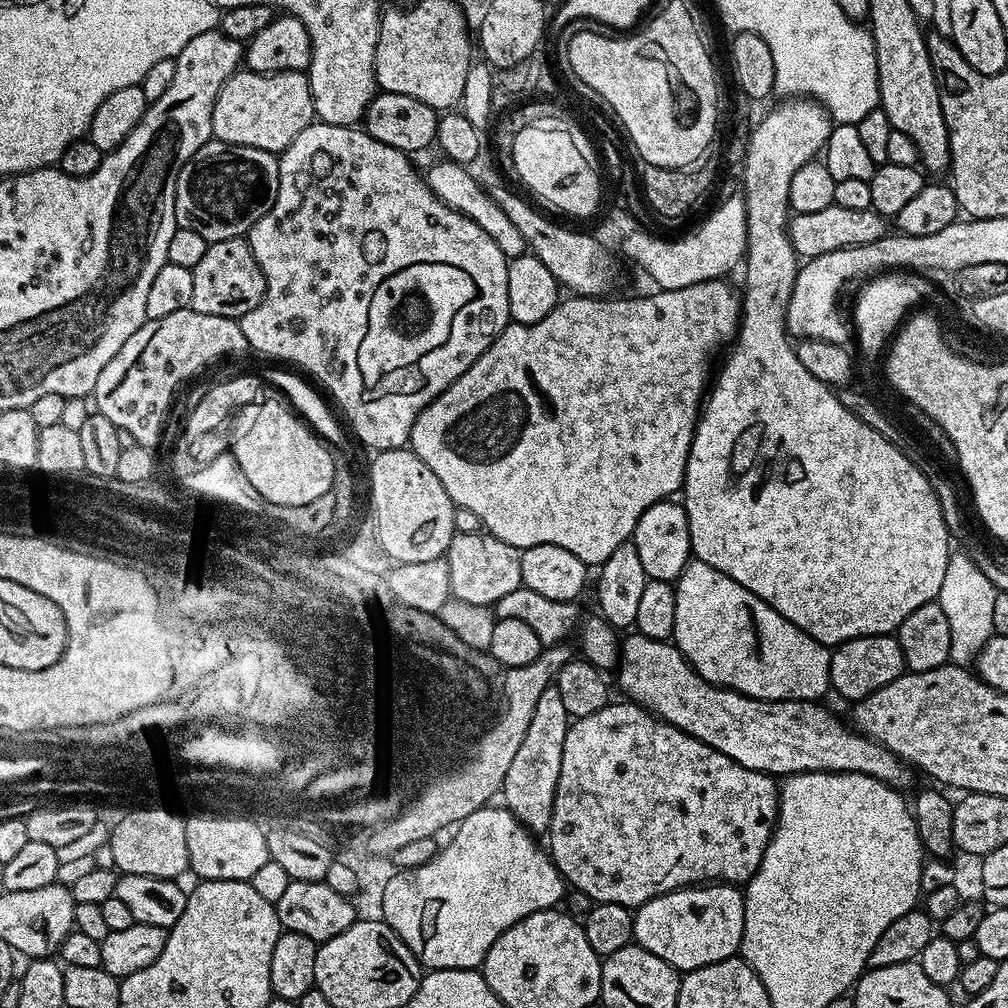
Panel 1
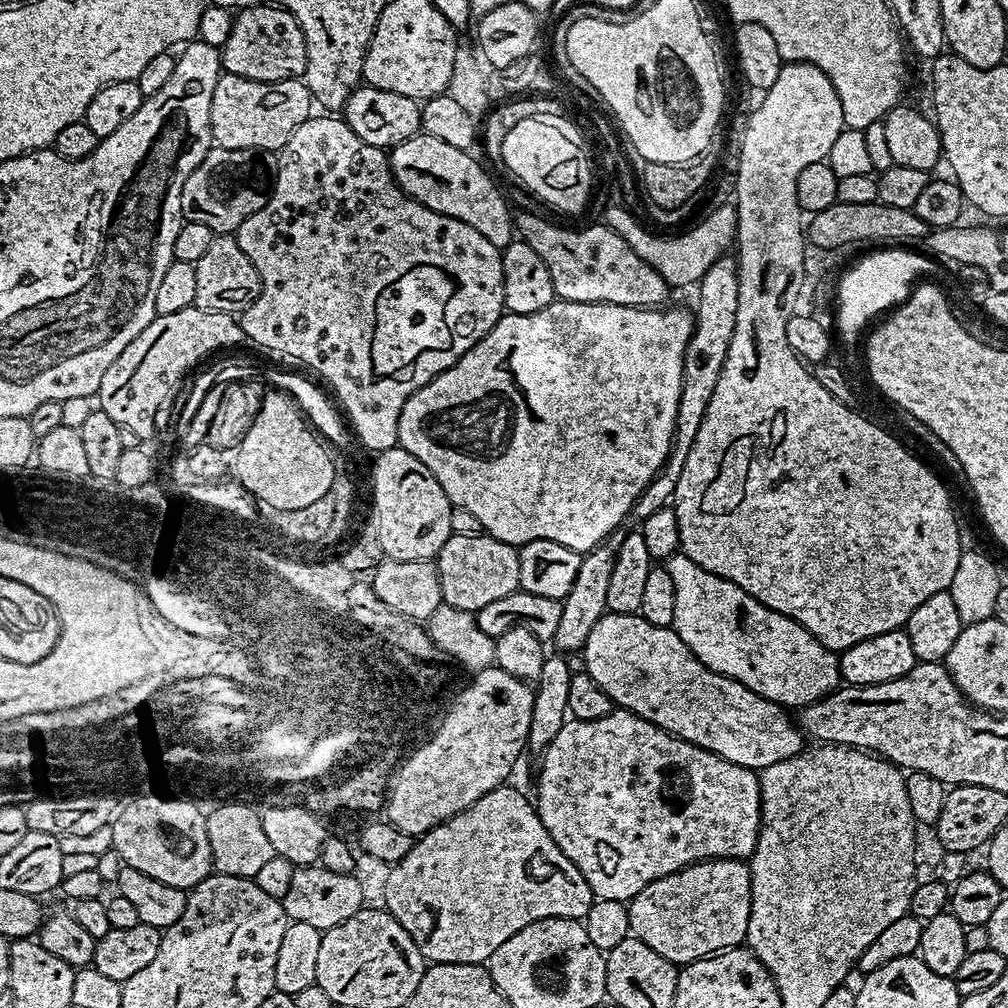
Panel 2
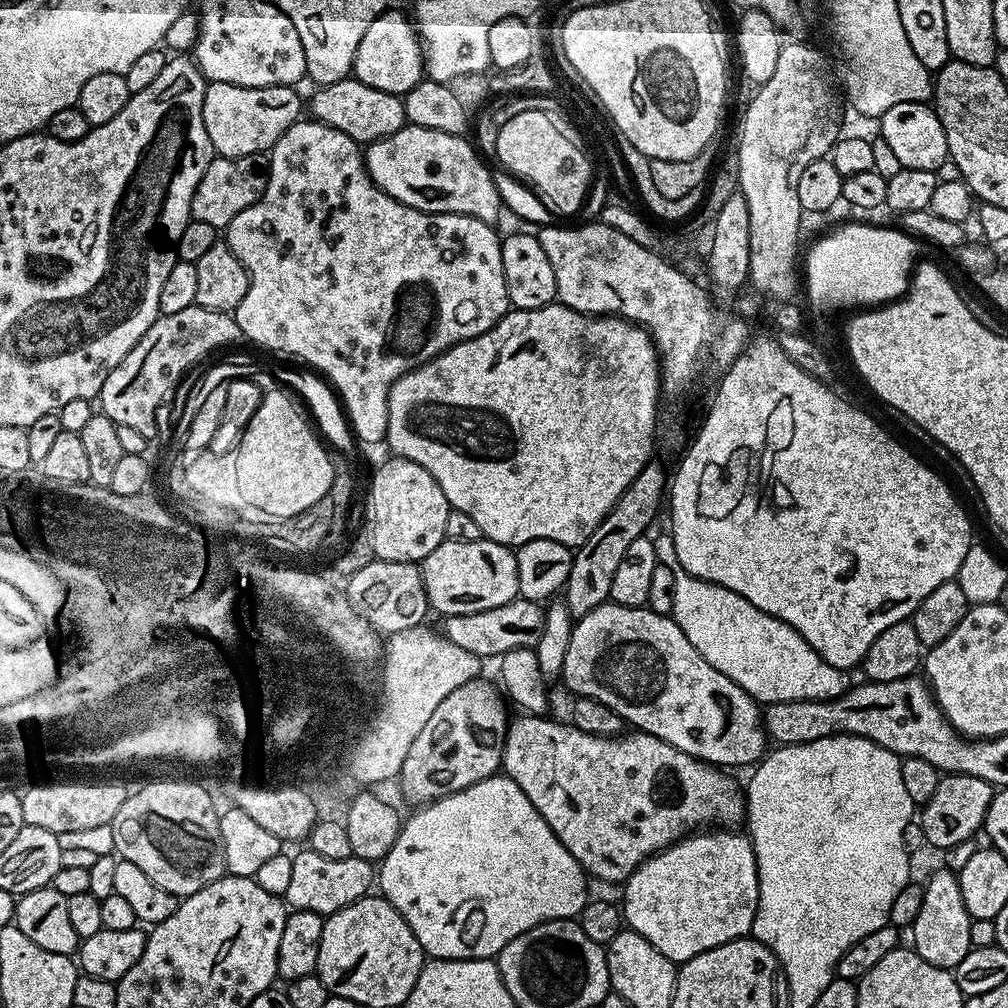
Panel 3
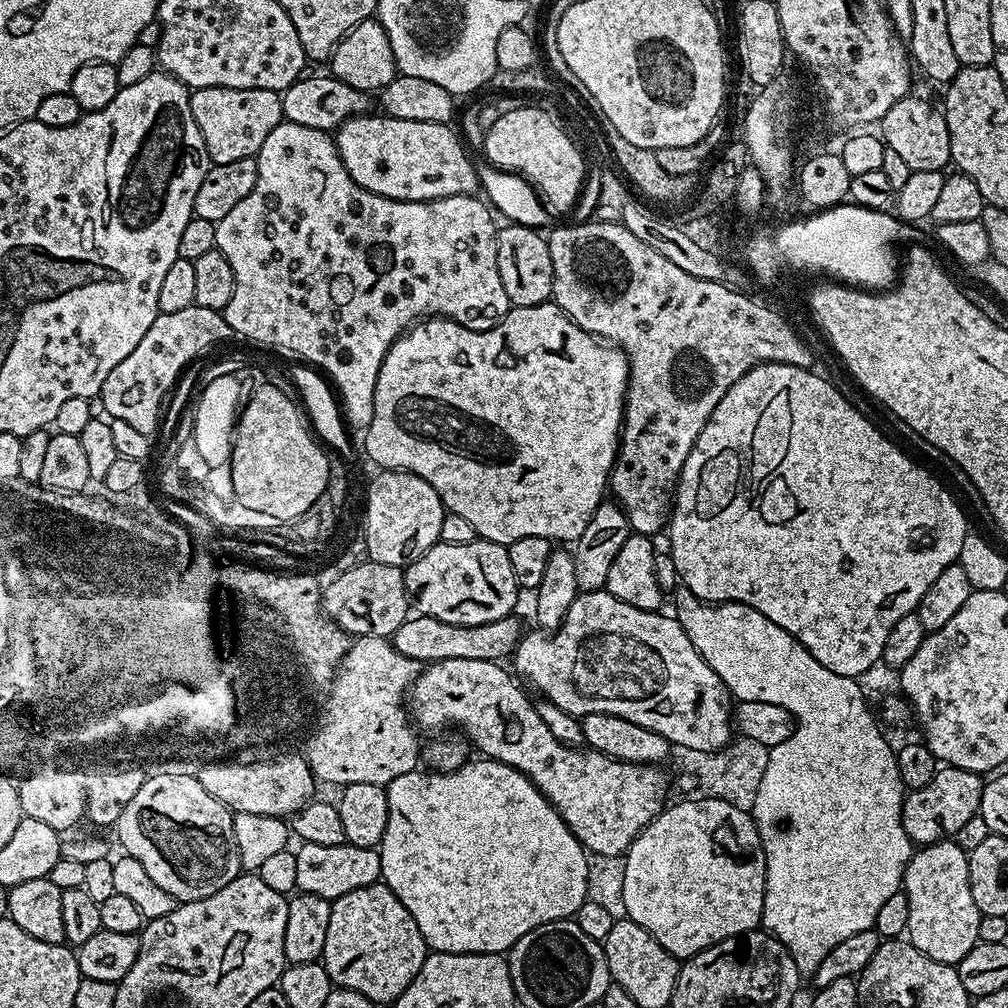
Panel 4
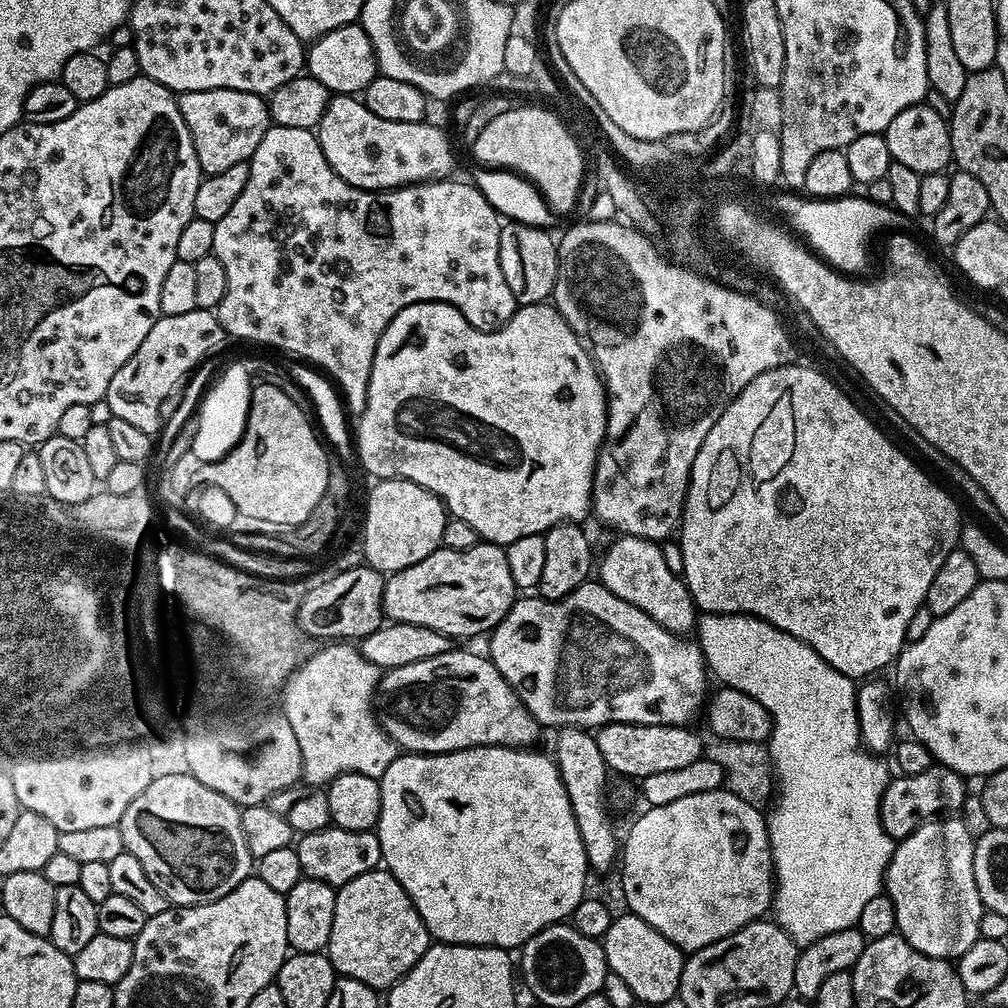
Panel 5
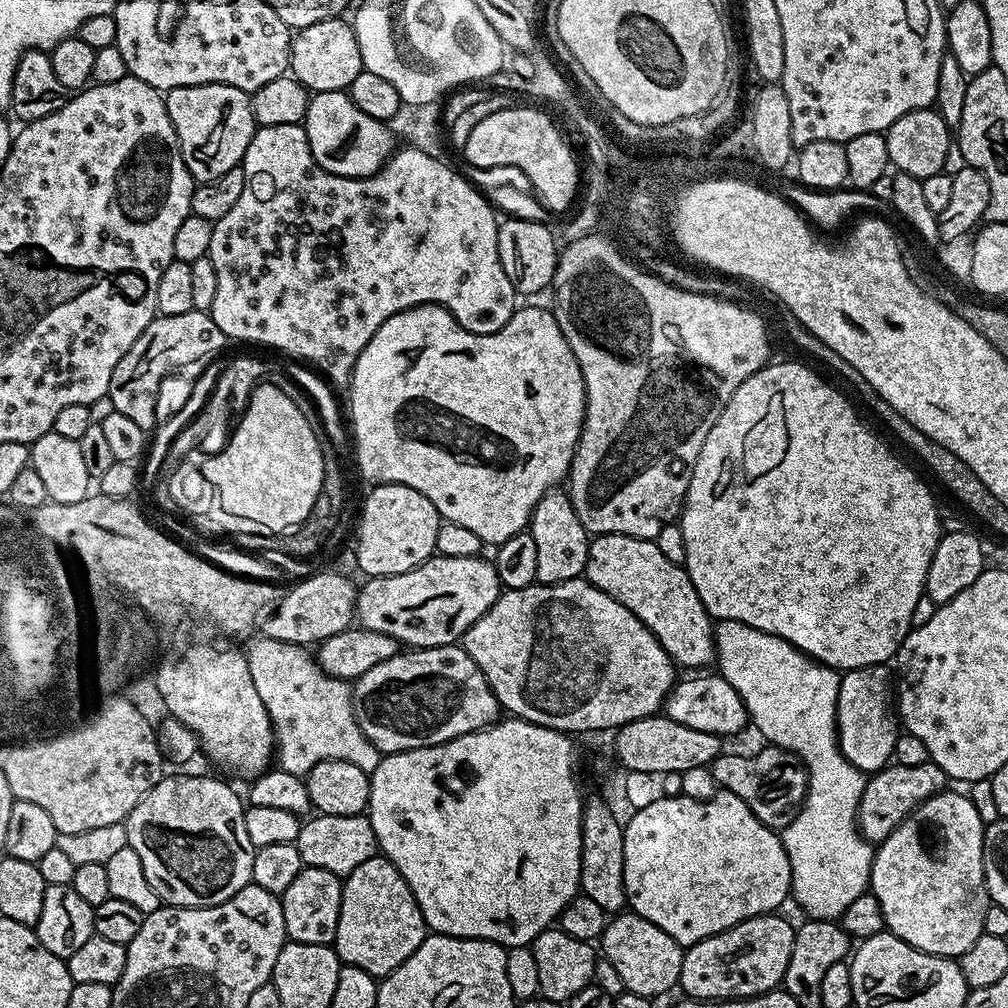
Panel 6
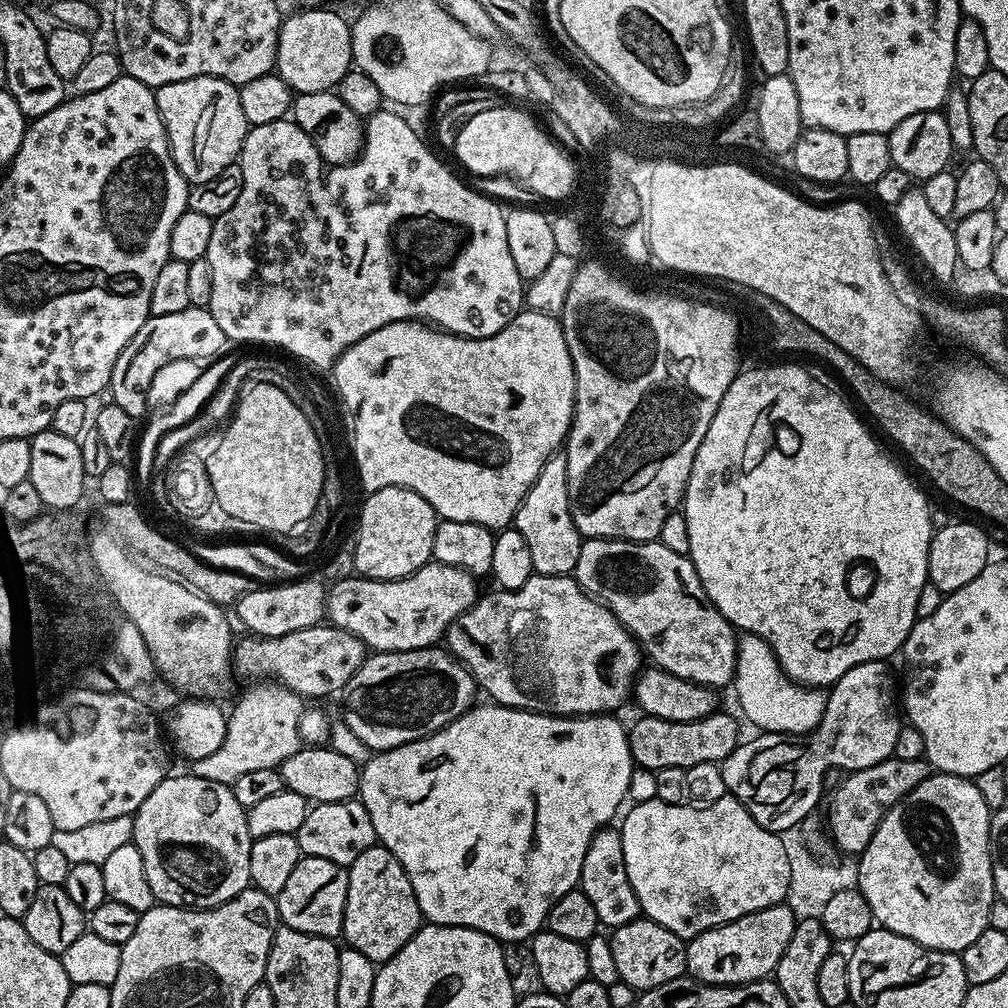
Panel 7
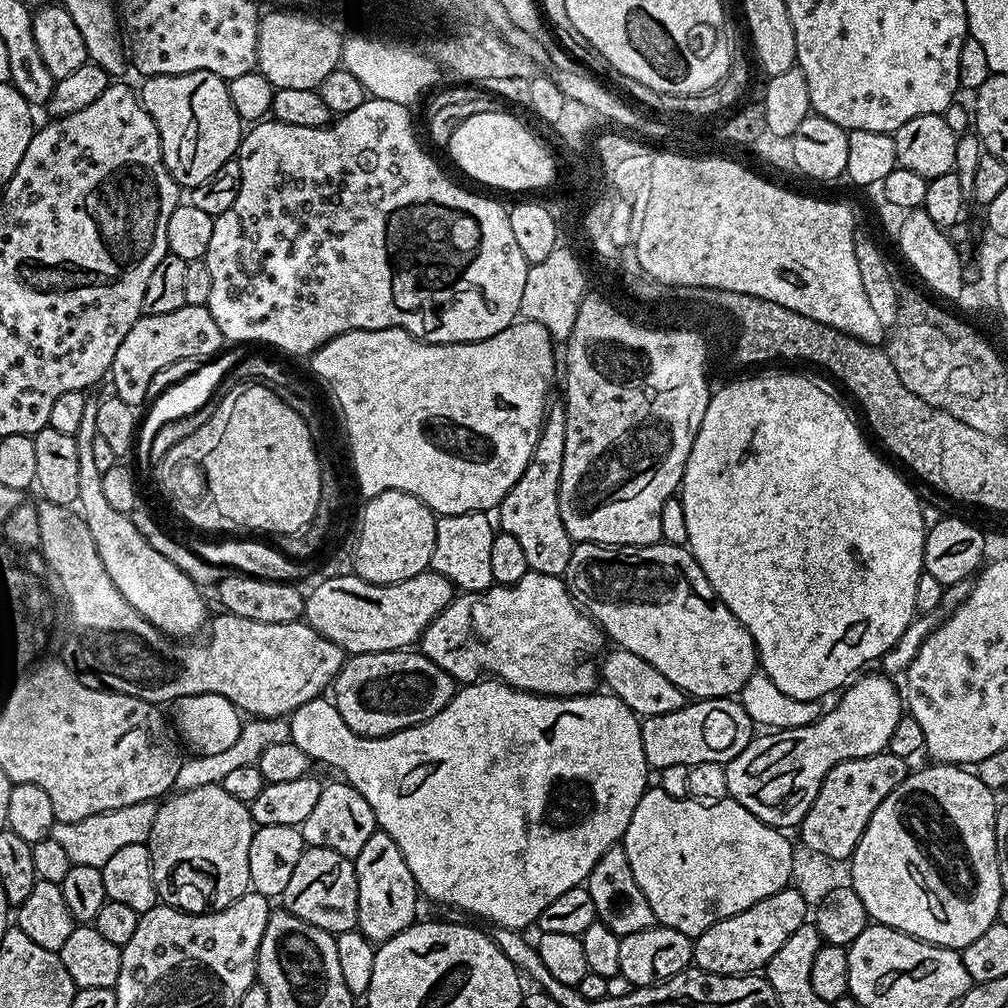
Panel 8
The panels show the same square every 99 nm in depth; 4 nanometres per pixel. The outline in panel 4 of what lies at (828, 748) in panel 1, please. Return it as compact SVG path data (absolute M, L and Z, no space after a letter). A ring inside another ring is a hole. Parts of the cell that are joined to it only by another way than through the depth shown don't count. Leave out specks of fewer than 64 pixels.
M607 590L581 592L574 598L574 606L570 606L570 610L564 619L564 625L556 632L545 634L543 631L535 630L536 632L529 631L521 636L520 644L514 653L514 661L516 660L515 675L521 681L529 680L541 692L539 695L543 699L548 700L554 706L558 706L558 710L566 710L566 714L571 716L582 718L586 714L594 714L595 712L598 714L614 714L618 718L626 718L638 726L642 726L646 730L662 734L662 738L666 738L669 744L676 748L688 747L690 750L716 752L727 747L734 736L734 697L722 682L722 678L718 678L718 674L714 674L714 670L710 670L710 666L704 661L702 654L698 654L698 650L694 650L690 638L686 638L686 630L682 630L682 626L676 621L675 615L664 615L663 611L638 610L638 606L630 606L626 602L614 598L614 594L610 594Z

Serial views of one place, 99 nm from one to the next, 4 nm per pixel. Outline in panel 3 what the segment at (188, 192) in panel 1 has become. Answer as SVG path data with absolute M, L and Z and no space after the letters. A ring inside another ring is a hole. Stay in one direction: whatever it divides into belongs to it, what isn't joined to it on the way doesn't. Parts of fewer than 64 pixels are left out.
M264 154L238 158L216 156L206 166L206 174L202 174L198 190L194 190L191 219L207 222L218 230L227 229L237 214L246 210L246 206L254 206L254 202L262 198L268 181L268 162L269 157Z

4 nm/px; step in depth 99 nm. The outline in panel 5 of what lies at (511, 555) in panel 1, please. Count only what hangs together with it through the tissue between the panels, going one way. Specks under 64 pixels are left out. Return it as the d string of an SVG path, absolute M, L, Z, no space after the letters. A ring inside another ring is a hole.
M477 542L470 550L450 550L439 547L422 562L406 566L406 570L391 573L384 581L384 614L389 621L410 626L424 626L453 638L480 636L491 633L498 622L518 599L514 578L510 578L510 562L506 562L506 551L501 545Z

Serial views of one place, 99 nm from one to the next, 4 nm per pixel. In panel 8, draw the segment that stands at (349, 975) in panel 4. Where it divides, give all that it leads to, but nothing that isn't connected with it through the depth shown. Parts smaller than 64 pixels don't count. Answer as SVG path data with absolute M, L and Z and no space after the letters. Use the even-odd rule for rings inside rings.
M377 831L370 834L366 846L354 858L356 881L358 882L358 931L368 940L383 942L394 938L402 930L417 923L416 879L400 849L397 837Z

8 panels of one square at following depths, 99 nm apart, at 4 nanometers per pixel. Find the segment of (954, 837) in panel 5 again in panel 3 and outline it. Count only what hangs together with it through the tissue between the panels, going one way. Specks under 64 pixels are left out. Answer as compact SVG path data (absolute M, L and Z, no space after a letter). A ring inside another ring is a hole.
M941 870L933 874L923 887L921 910L910 927L911 947L919 956L926 958L926 962L939 968L954 970L958 962L962 962L962 958L966 958L966 954L973 949L970 942L973 919L966 910L966 902L962 902L960 877L955 871Z

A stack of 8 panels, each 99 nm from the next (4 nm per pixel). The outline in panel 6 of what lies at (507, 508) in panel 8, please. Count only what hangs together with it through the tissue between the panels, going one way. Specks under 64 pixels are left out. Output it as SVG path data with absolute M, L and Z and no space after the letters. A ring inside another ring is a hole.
M553 490L540 499L532 512L530 531L534 538L534 546L538 549L536 578L539 583L561 584L584 576L590 534L582 526L578 514L574 514L572 497L567 491Z

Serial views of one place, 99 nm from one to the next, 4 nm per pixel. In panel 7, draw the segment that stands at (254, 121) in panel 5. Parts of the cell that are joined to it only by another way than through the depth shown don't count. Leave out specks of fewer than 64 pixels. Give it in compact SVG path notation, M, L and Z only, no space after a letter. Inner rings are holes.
M217 76L186 78L155 89L158 114L168 135L178 170L189 185L210 182L237 163L249 124L242 114L242 100L237 85Z

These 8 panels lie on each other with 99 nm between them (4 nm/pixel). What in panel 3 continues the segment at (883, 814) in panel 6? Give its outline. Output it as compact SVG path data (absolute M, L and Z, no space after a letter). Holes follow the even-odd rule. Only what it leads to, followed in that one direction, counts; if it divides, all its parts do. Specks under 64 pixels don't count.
M965 772L941 775L934 798L930 798L918 812L924 840L945 850L975 837L984 827L986 810L990 810L993 795L994 785L982 778L974 778Z

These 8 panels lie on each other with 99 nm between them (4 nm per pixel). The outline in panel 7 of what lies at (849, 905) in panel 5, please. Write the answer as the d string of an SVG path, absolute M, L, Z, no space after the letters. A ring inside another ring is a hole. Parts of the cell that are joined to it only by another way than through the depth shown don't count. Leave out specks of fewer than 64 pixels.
M747 634L741 635L736 645L735 688L744 711L743 719L765 733L807 733L818 727L828 700L821 689L794 684L787 679L772 648L764 640Z

